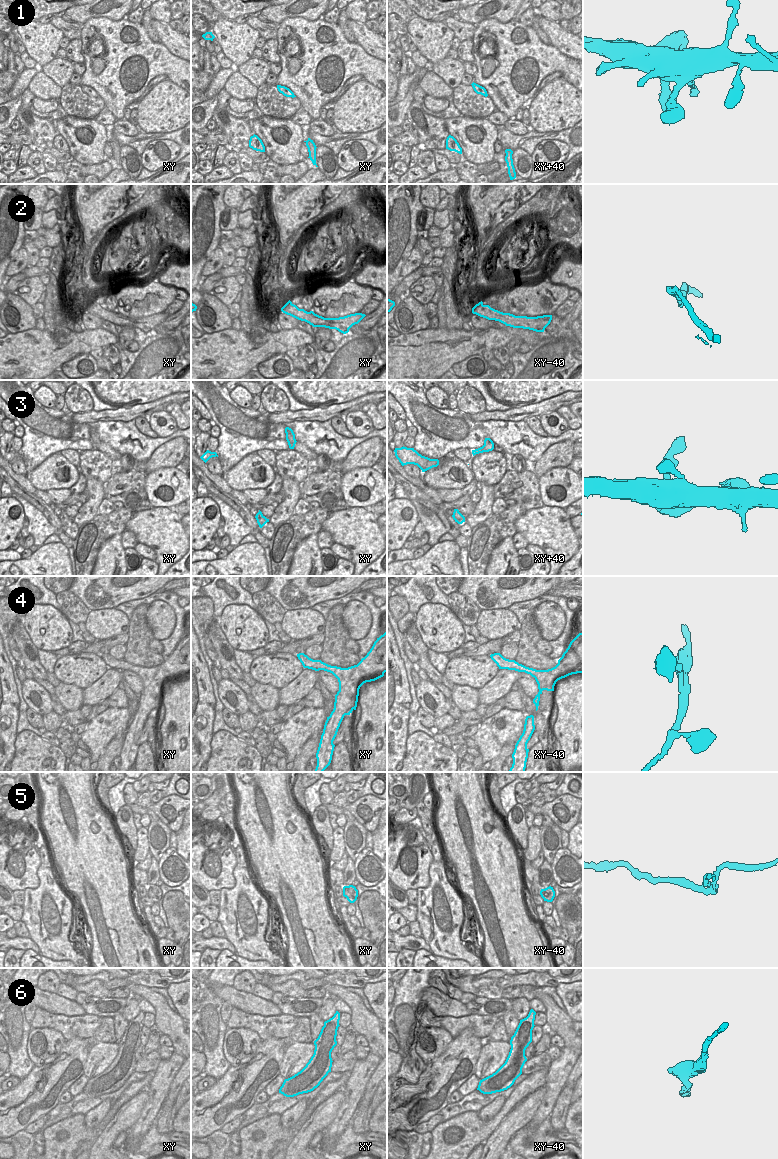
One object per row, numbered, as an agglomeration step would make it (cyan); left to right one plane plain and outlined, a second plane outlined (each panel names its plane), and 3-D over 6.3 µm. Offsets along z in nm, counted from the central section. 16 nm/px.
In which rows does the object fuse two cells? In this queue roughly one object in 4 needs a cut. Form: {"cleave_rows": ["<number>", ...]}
{"cleave_rows": ["2", "5", "6"]}

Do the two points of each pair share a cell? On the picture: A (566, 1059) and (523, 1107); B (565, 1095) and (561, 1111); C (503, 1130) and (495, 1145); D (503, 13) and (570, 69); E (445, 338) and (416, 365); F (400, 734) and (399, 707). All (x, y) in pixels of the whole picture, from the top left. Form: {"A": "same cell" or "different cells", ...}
{"A": "different cells", "B": "same cell", "C": "same cell", "D": "different cells", "E": "same cell", "F": "same cell"}

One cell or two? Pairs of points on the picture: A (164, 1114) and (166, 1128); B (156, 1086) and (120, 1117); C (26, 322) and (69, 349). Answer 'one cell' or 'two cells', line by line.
A: one cell
B: two cells
C: two cells

